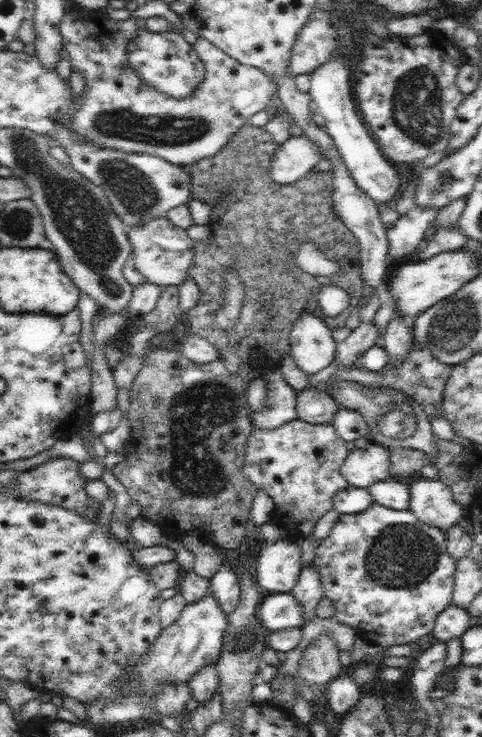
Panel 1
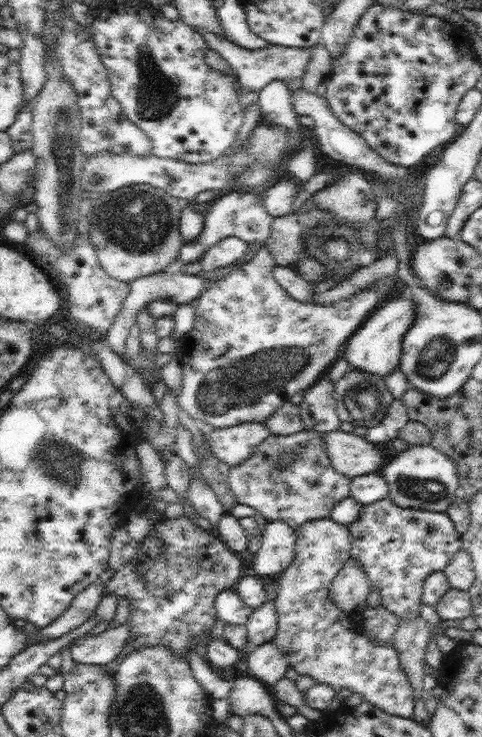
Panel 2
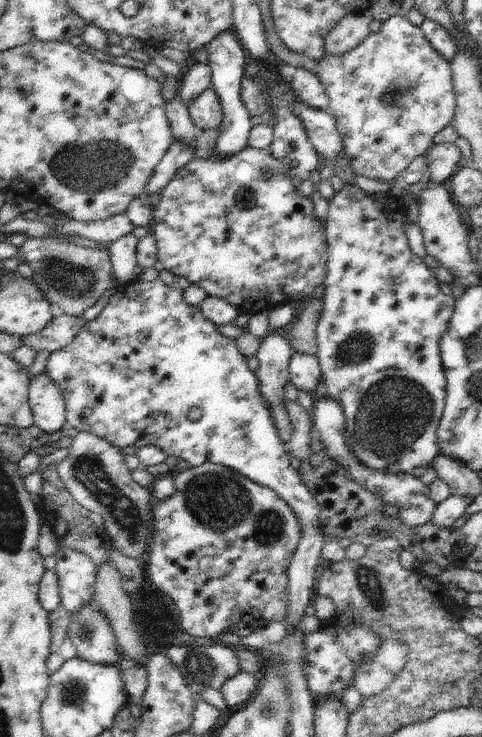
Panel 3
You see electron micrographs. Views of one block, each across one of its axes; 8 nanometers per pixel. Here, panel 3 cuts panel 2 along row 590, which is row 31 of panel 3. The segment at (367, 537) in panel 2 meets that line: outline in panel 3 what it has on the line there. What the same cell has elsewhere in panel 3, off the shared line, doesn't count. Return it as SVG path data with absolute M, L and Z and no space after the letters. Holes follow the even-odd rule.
M399 14L383 22L379 32L369 34L351 52L343 56L323 56L317 64L315 76L329 98L327 112L335 118L335 128L343 136L343 150L345 156L351 158L353 174L395 180L413 160L421 158L431 148L433 136L449 126L455 116L451 64L431 48L431 42L425 40L419 26L413 26Z

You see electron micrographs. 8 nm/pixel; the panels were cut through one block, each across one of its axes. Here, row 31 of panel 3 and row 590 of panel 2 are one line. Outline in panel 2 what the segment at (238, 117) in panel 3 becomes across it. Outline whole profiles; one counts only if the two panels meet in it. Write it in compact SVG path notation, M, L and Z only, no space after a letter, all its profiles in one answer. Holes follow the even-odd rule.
M229 588L217 594L215 612L217 612L217 620L223 622L225 626L245 626L253 608L245 606L239 594L233 588Z

